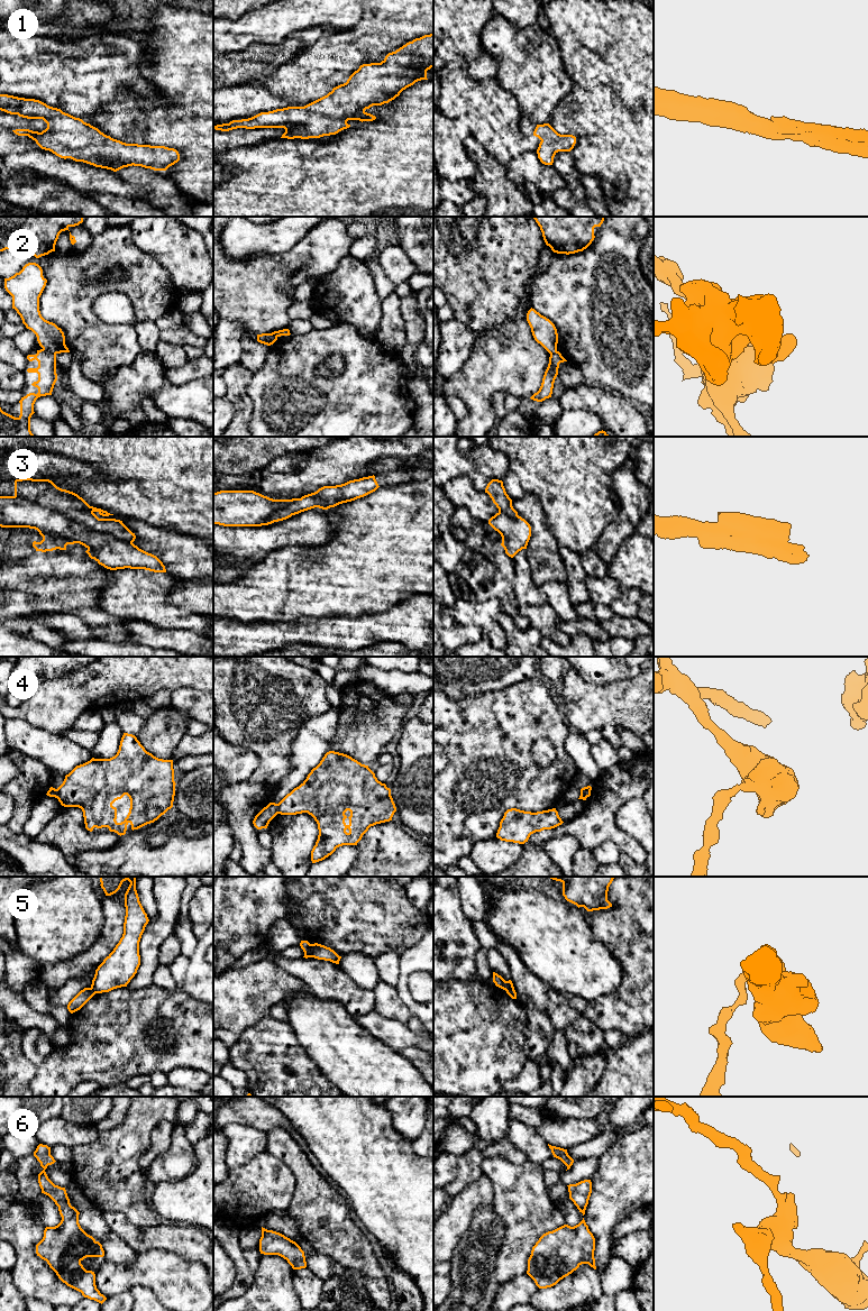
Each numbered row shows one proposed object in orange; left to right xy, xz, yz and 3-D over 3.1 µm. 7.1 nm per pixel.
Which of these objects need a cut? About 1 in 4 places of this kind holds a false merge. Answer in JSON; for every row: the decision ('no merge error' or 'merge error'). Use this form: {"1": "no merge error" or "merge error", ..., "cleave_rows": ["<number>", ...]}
{"1": "no merge error", "2": "merge error", "3": "merge error", "4": "merge error", "5": "merge error", "6": "no merge error", "cleave_rows": ["2", "3", "4", "5"]}

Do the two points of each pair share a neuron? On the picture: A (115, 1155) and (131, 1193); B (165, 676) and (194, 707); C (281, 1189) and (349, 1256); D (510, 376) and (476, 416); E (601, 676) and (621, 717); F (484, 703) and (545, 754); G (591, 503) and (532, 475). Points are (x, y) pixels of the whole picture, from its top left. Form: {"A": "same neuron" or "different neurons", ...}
{"A": "same neuron", "B": "different neurons", "C": "different neurons", "D": "same neuron", "E": "different neurons", "F": "different neurons", "G": "same neuron"}

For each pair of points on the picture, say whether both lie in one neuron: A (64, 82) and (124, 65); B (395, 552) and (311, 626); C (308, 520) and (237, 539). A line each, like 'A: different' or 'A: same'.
A: same
B: different
C: same

